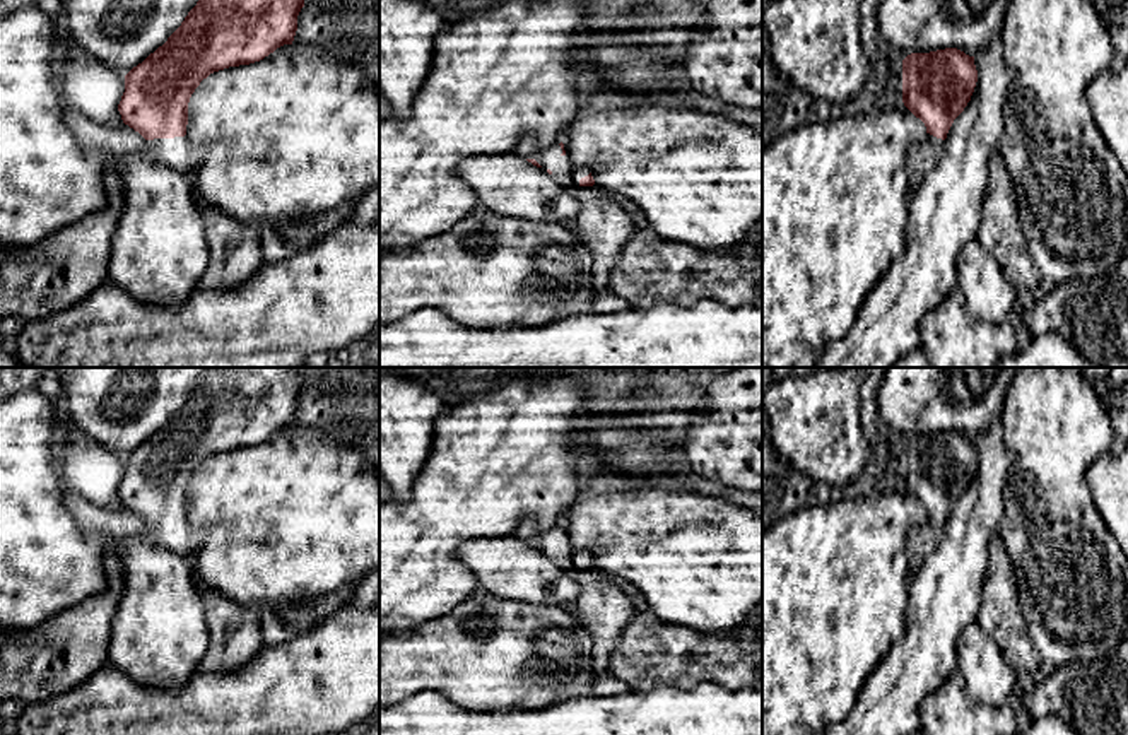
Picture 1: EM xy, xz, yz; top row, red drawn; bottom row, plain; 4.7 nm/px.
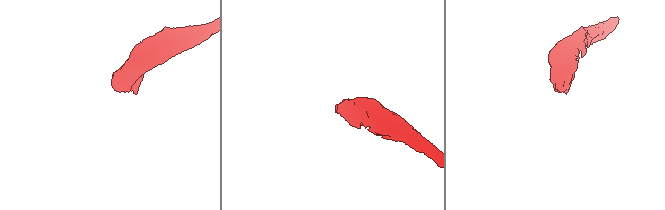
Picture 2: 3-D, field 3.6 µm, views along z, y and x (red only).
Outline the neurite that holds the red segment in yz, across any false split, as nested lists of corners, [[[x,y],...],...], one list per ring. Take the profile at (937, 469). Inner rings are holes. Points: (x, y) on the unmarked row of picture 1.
[[[957,431],[911,436],[902,443],[902,485],[926,509],[926,520],[909,533],[909,578],[940,542],[947,516],[971,484],[976,465],[974,439]]]

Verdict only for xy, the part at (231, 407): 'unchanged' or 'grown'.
grown

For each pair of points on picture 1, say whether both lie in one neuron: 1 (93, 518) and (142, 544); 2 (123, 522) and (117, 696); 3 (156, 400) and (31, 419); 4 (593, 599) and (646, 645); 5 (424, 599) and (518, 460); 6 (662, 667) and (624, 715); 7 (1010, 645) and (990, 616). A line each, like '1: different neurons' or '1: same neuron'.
1: same neuron
2: different neurons
3: different neurons
4: different neurons
5: same neuron
6: different neurons
7: same neuron

